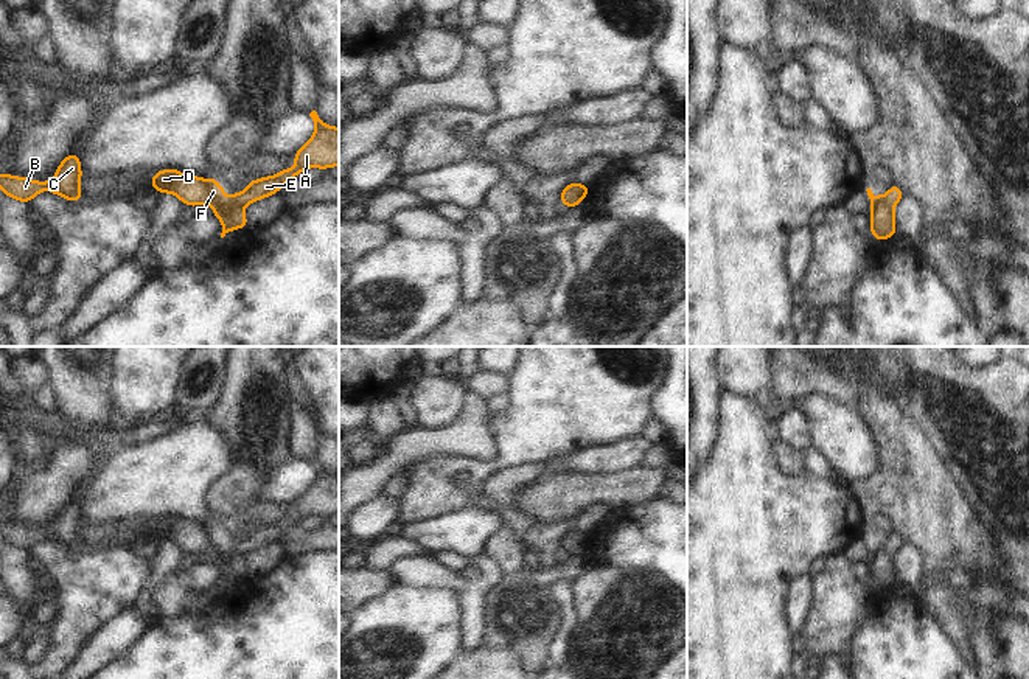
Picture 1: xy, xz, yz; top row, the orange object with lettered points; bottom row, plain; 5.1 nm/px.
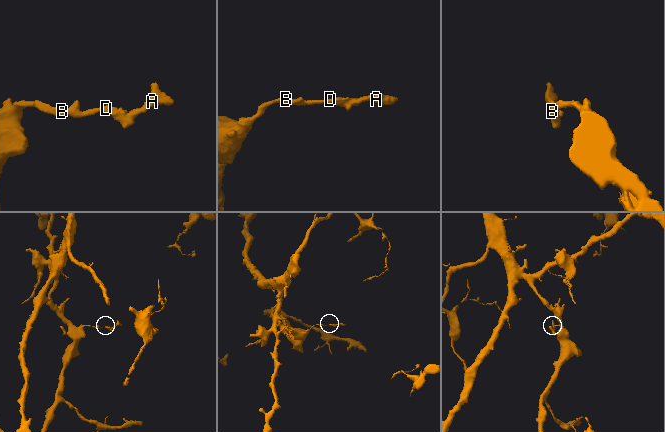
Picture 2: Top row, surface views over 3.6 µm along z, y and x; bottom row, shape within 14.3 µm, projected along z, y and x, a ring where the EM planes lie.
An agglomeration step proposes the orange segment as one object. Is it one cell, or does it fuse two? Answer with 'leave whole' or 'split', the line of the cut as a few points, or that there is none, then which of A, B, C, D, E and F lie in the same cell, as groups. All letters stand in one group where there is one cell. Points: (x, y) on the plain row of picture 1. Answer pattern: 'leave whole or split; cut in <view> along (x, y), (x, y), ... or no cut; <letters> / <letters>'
leave whole; no cut; A B C D E F

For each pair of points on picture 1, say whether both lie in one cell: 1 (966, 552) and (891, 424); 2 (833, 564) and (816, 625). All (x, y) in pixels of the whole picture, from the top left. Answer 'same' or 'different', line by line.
1: same
2: same

